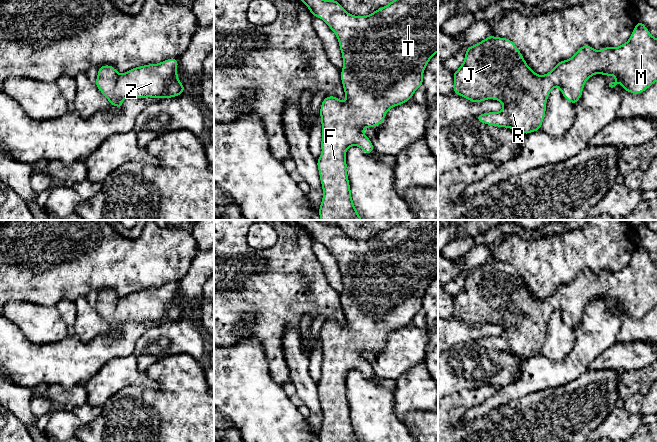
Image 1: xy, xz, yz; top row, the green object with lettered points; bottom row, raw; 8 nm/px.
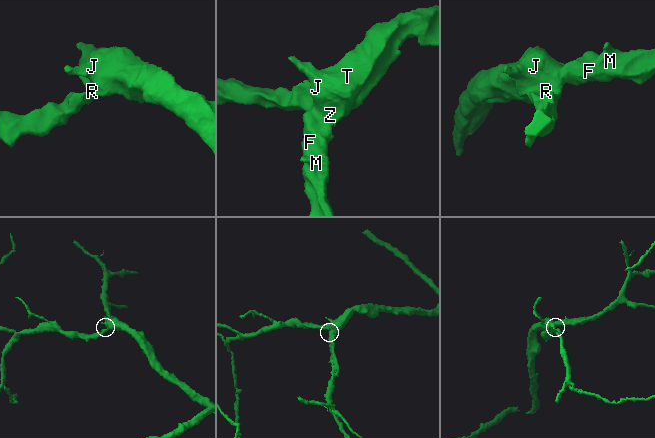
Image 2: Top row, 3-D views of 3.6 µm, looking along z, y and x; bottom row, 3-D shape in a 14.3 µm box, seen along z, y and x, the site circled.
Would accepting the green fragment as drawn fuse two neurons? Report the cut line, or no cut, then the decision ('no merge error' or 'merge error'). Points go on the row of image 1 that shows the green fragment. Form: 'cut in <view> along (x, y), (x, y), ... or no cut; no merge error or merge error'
no cut; no merge error

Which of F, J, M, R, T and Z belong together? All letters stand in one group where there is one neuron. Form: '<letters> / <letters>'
F J M R T Z

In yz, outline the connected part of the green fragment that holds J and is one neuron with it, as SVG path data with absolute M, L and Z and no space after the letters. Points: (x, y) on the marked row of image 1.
M638 20L629 40L621 46L604 47L597 51L586 44L571 58L559 61L547 74L538 75L527 65L523 55L510 39L489 35L481 42L466 48L463 63L453 72L453 92L470 102L480 103L488 99L499 101L503 104L500 112L482 113L475 119L487 125L514 129L526 135L541 129L546 102L554 87L558 87L563 97L575 105L582 96L586 81L596 74L615 76L616 81L609 83L611 88L620 82L624 91L641 94L657 82L657 38Z

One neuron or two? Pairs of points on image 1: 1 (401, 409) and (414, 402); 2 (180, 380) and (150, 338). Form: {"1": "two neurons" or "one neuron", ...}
{"1": "one neuron", "2": "two neurons"}

